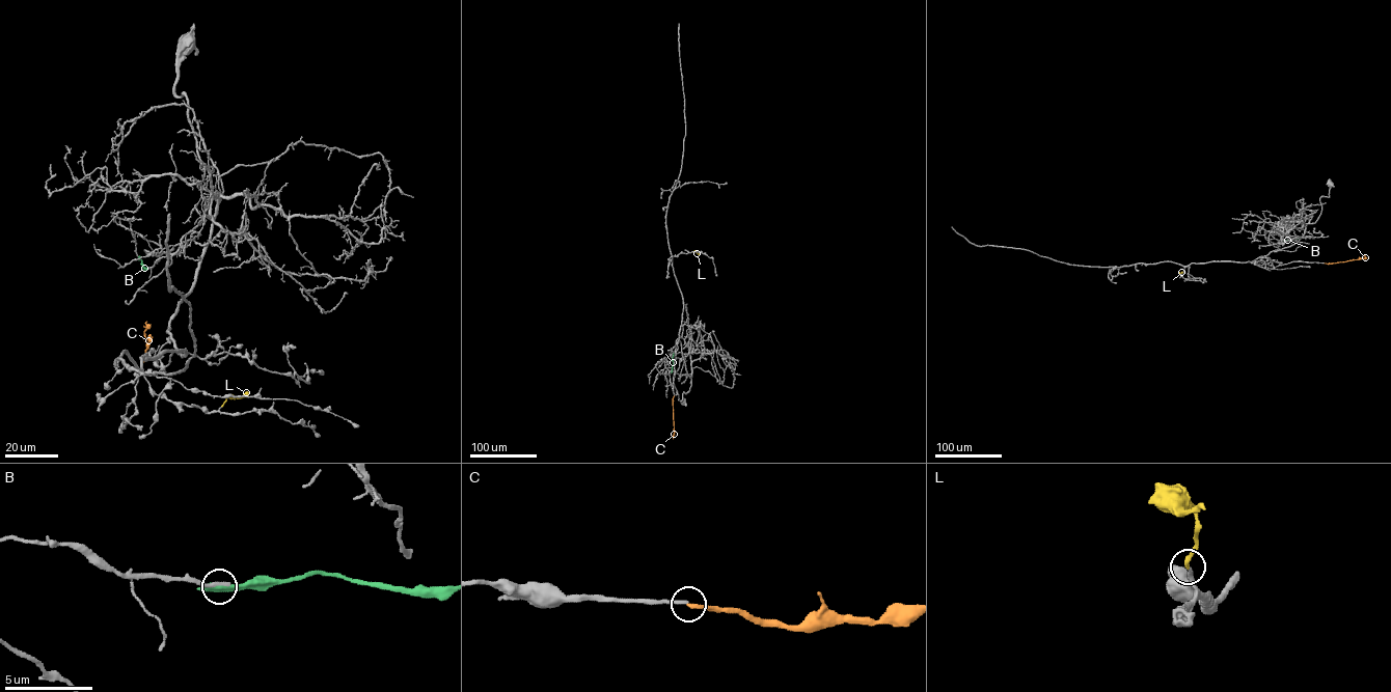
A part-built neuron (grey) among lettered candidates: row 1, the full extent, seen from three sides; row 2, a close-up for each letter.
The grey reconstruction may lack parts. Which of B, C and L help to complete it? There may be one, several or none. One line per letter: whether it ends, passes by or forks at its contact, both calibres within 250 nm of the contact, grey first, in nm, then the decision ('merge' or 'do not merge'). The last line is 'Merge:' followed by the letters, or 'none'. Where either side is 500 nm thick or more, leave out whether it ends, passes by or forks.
B: 240/600 nm | do not merge
C: it ends | 200/240 nm | do not merge
L: it ends | 200/220 nm | merge
Merge: L

